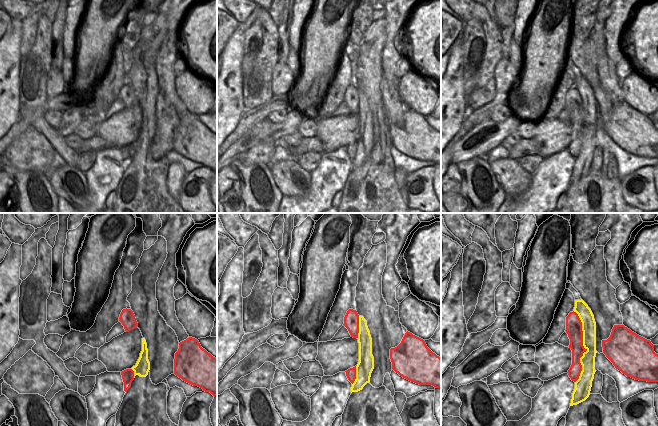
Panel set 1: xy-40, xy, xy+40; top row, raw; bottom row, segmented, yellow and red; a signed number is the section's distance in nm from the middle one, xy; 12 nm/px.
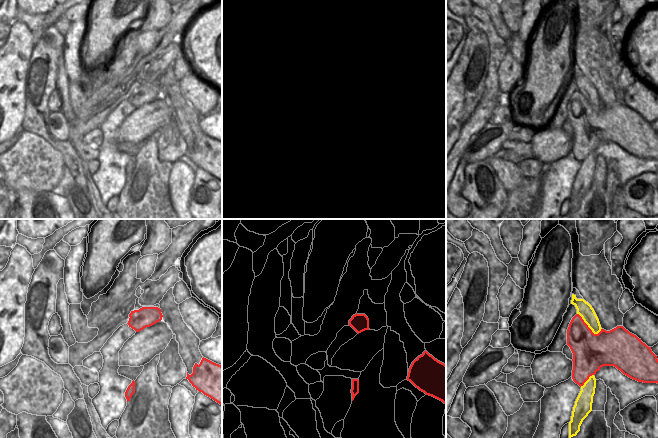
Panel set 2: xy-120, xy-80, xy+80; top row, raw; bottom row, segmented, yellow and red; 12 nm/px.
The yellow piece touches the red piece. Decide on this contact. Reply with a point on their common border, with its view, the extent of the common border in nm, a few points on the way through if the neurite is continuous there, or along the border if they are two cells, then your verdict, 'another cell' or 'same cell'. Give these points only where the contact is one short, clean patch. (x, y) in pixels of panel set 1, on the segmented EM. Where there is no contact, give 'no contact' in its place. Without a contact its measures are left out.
contact xy+40 (583, 345); length 850 nm; another cell

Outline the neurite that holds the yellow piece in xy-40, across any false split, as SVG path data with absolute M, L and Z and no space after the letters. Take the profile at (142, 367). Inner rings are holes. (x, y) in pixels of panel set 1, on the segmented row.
M142 338L142 351L135 366L131 368L134 371L134 378L136 375L146 377L150 370L150 362L148 360L148 349L145 338Z

